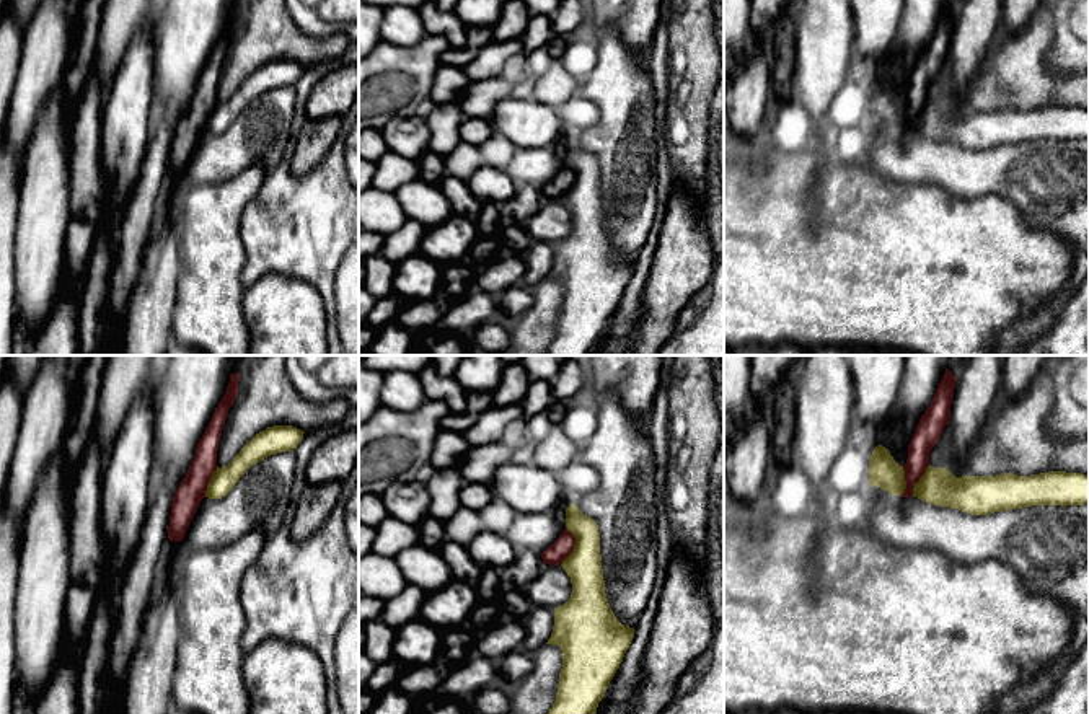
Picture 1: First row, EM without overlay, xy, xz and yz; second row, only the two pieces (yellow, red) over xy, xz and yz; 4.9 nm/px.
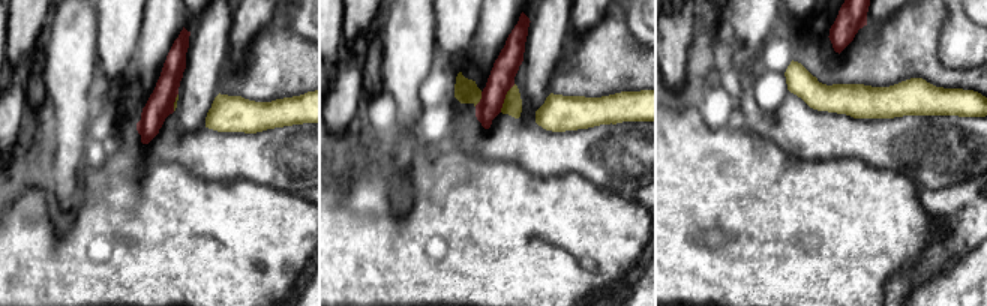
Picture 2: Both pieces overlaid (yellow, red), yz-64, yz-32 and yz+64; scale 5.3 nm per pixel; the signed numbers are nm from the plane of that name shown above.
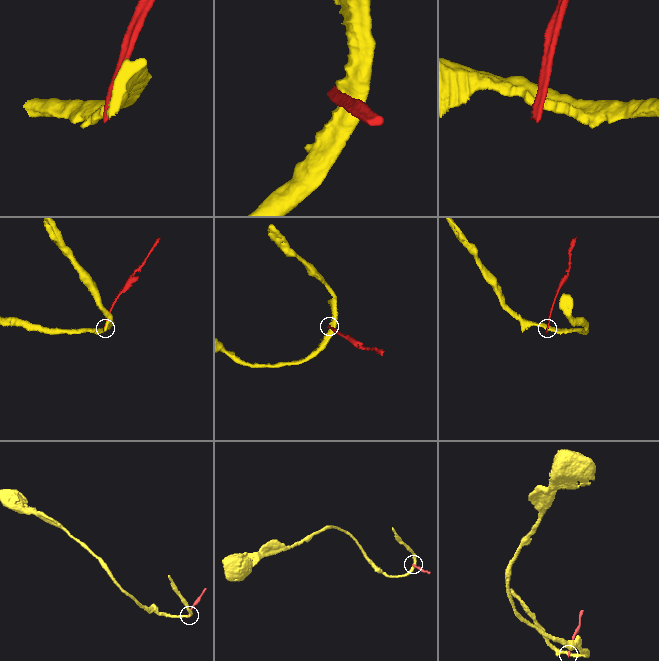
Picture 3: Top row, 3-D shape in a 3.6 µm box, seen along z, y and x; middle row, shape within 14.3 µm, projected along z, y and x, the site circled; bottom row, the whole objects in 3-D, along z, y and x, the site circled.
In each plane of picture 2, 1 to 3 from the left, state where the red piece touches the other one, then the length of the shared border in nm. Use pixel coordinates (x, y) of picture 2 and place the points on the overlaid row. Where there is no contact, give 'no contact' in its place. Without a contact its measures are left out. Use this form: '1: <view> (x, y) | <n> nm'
1: yz-64 (174, 102) | 100 nm
2: yz-32 (506, 98) | 170 nm
3: no contact

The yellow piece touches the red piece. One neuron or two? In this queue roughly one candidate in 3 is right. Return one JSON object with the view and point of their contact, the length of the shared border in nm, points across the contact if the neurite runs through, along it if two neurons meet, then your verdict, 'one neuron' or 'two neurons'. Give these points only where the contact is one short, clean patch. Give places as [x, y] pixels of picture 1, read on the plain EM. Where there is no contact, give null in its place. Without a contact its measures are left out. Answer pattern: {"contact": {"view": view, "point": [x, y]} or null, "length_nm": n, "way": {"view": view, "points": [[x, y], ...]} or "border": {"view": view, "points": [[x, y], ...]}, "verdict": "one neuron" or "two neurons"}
{"contact": {"view": "xz", "point": [576, 180]}, "length_nm": 200, "border": {"view": "xz", "points": [[566, 160], [574, 173], [574, 183], [561, 199]]}, "verdict": "two neurons"}

